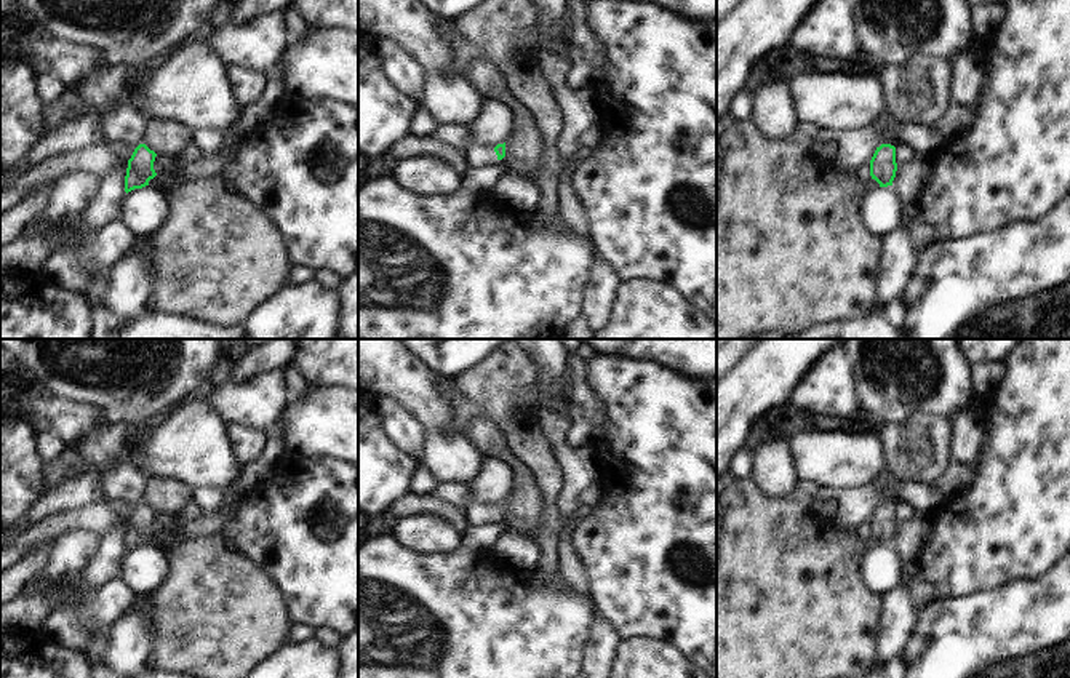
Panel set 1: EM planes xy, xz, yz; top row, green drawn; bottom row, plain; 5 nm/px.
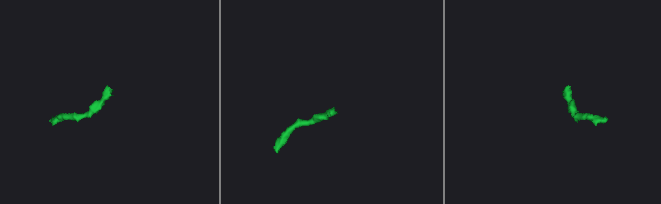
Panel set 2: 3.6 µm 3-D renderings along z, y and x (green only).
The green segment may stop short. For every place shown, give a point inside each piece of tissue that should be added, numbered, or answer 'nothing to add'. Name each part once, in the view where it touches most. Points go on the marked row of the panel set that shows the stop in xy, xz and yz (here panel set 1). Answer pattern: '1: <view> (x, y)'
1: xy (163, 163)

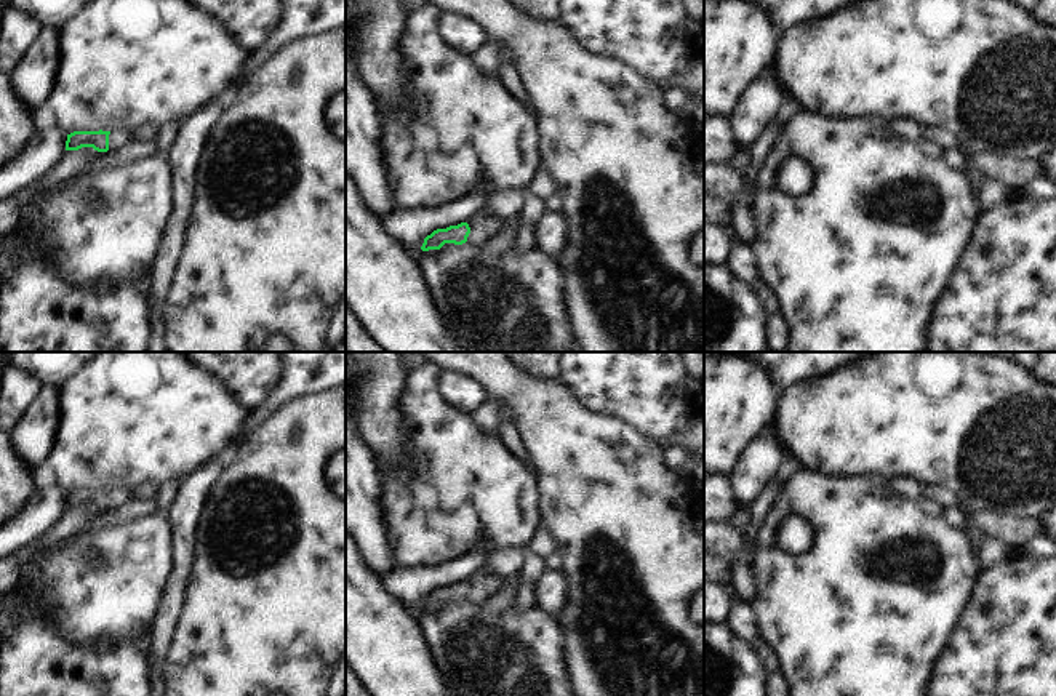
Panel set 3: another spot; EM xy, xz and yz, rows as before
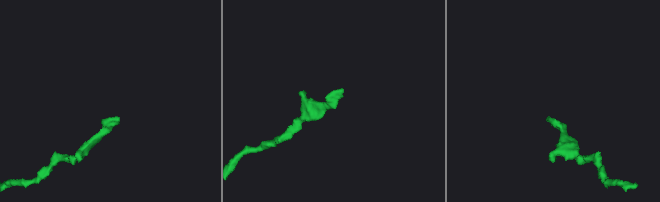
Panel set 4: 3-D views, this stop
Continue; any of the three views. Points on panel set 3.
1: xy (117, 138)

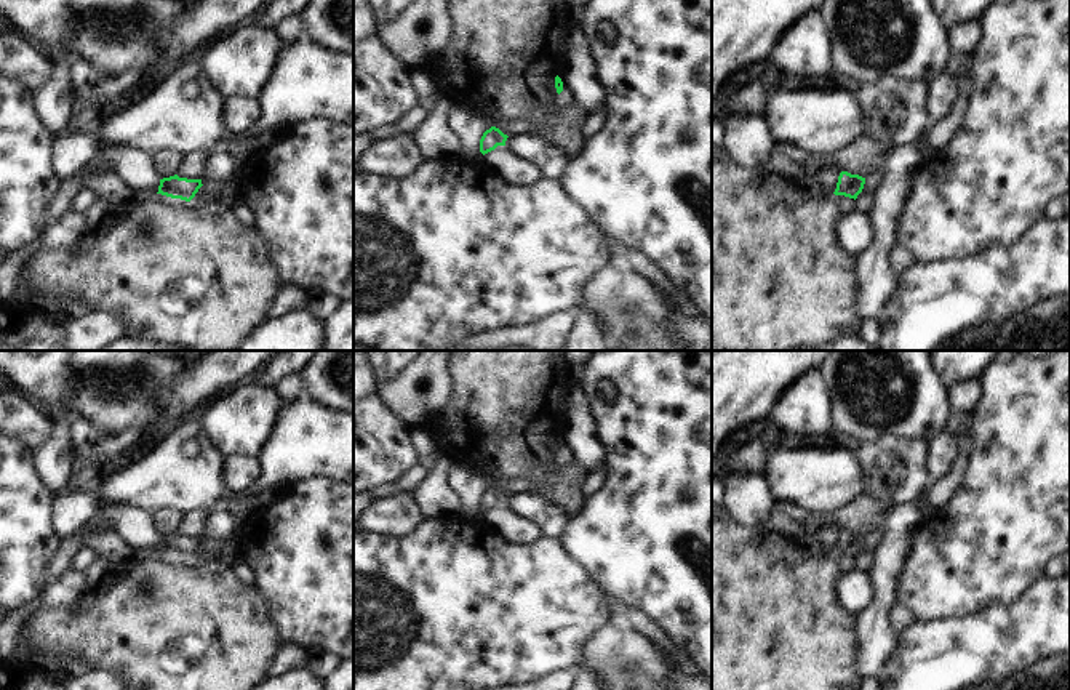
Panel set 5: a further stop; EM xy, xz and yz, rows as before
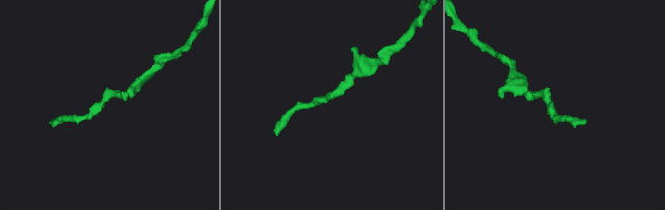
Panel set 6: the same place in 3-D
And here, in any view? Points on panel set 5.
nothing to add

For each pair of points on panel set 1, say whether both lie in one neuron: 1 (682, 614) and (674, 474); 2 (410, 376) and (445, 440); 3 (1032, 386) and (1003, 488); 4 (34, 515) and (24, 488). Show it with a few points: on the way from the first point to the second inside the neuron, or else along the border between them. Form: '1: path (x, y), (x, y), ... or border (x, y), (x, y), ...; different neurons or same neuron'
1: path (670, 579), (661, 570), (667, 509); same neuron
2: path (418, 392), (434, 413), (435, 424); same neuron
3: path (1032, 411), (1032, 459), (1029, 462); same neuron
4: border (42, 496), (16, 522); different neurons

